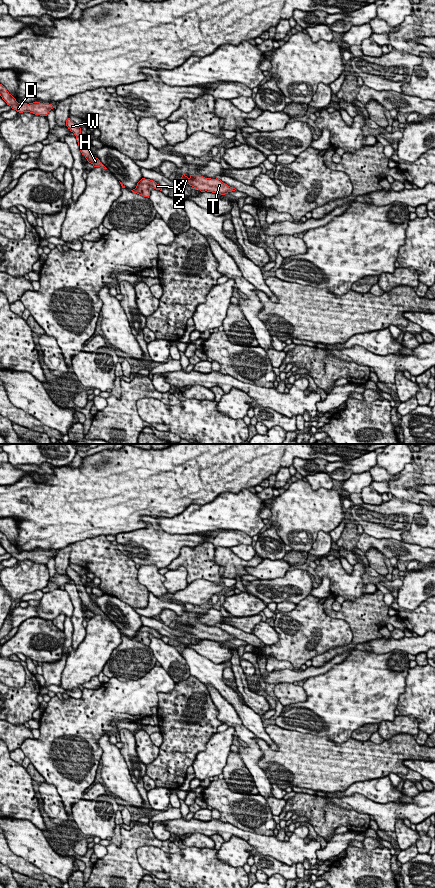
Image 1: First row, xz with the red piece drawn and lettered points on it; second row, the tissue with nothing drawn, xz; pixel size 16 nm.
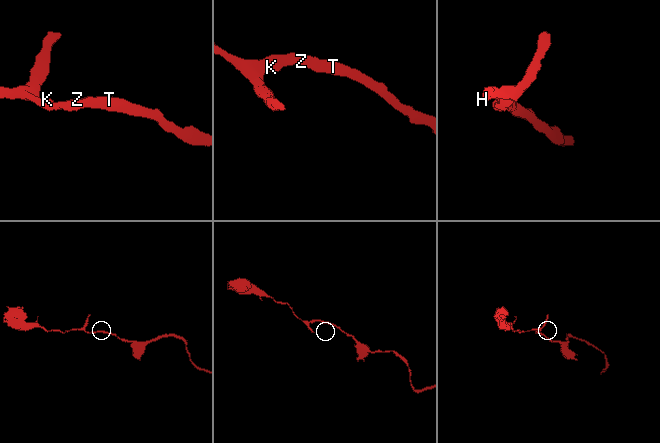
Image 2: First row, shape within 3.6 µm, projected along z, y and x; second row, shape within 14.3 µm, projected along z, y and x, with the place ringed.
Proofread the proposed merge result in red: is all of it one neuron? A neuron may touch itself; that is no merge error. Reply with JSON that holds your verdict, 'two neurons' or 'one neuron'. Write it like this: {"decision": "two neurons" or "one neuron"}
{"decision": "one neuron"}

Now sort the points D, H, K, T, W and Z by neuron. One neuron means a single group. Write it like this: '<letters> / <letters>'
D H K T W Z

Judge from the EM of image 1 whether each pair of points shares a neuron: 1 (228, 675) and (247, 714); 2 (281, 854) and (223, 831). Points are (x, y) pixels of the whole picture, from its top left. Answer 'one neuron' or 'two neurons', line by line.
1: two neurons
2: one neuron

